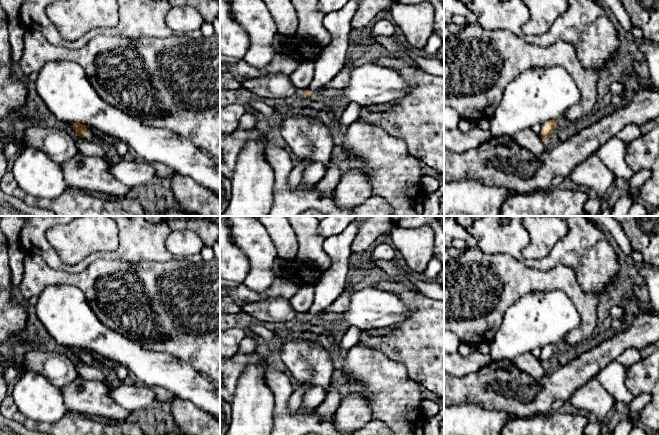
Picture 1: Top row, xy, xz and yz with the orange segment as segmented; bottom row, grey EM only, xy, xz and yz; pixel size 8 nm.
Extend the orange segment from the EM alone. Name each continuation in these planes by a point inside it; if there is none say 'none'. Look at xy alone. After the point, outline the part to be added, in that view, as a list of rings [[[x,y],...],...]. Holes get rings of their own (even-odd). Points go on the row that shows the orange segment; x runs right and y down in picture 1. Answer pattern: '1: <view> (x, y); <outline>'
1: xy (88, 136); [[[87,132],[85,135],[84,135],[84,139],[87,140],[87,141],[90,141],[90,142],[98,142],[97,138],[90,132]]]

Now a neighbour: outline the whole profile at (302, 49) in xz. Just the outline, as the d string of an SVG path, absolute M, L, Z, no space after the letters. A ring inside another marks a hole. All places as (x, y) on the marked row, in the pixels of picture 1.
M296 34L288 37L288 47L285 49L284 55L300 62L313 61L314 58L320 56L323 47L312 38L300 37Z

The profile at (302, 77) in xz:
M301 62L297 69L289 75L289 78L298 90L308 90L314 78L314 62Z

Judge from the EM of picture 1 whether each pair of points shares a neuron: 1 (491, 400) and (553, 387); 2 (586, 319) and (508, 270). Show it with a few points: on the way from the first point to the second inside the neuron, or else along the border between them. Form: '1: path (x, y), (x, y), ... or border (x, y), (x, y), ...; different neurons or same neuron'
1: path (506, 400), (517, 400), (526, 405), (538, 398); same neuron
2: path (578, 296), (562, 280), (531, 279); same neuron

